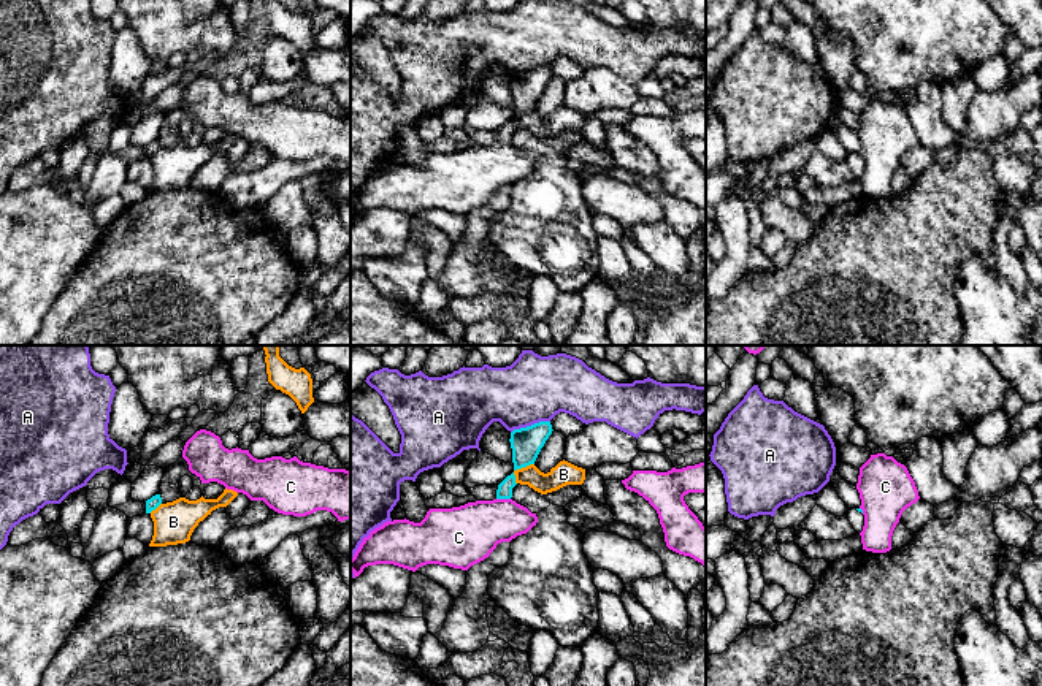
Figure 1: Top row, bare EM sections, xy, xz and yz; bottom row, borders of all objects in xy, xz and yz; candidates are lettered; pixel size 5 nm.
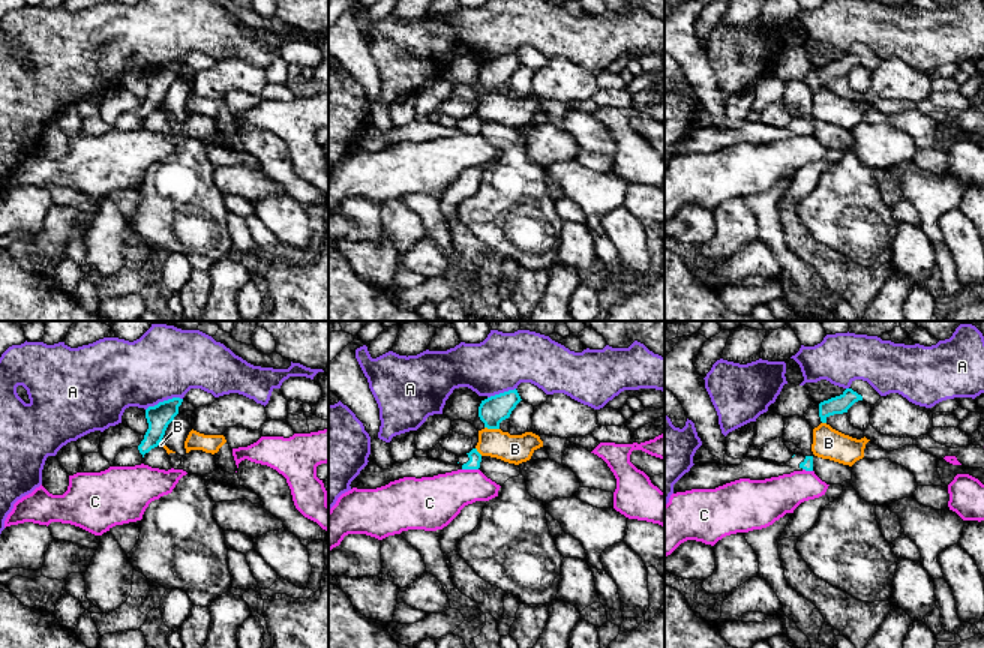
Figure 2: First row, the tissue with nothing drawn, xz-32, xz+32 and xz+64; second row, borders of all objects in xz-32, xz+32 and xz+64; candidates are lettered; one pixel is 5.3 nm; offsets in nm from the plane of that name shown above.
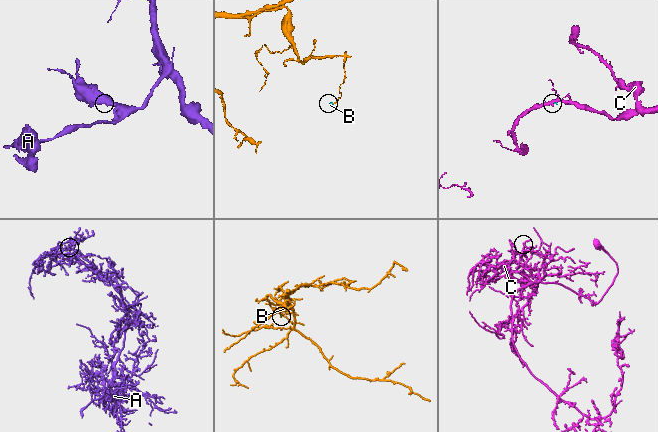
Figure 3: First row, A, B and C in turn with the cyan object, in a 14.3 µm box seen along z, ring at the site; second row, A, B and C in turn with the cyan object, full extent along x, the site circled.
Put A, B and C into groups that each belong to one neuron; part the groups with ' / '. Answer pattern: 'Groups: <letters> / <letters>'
Groups: A / B / C

